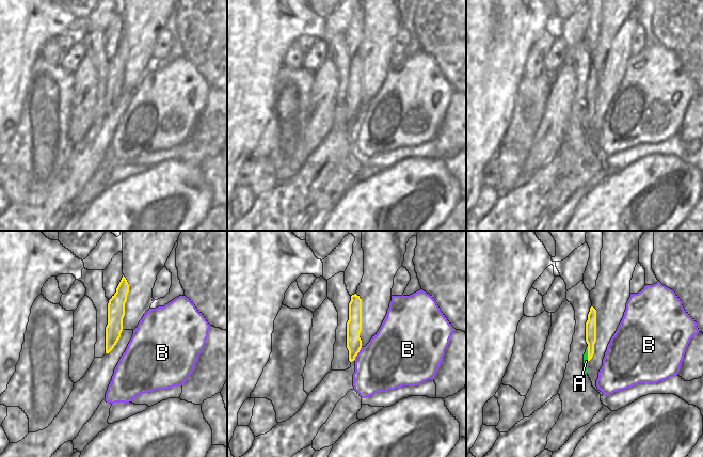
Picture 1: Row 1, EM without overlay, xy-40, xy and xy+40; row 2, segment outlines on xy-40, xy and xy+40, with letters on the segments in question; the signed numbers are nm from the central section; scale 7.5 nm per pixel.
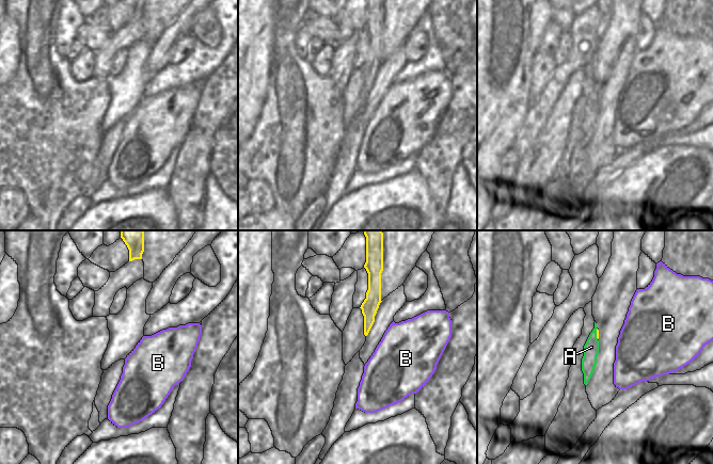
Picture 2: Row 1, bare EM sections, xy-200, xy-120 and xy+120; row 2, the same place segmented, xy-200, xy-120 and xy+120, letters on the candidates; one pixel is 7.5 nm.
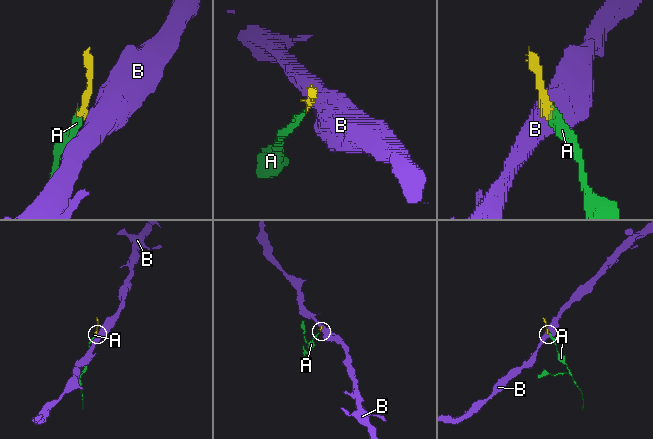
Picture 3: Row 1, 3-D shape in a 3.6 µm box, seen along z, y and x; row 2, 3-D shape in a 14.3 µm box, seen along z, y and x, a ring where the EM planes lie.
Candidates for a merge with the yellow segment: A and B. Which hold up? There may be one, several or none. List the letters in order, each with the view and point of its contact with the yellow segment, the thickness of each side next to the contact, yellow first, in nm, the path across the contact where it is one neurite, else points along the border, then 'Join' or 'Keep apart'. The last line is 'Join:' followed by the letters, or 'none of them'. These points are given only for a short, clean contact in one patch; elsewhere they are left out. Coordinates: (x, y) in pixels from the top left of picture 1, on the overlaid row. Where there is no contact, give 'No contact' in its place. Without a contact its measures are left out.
A: Touches yellow at xy+40 (588, 355). Thickness 80 nm (yellow) against 40 nm. Path across: xy+40 (591, 322), (588, 355), (586, 361). Join
B: Touches yellow at xy (357, 352). Thickness 110 nm (yellow) against 420 nm. Boundary: xy (362, 347), (353, 360). Keep apart
Join: A.

